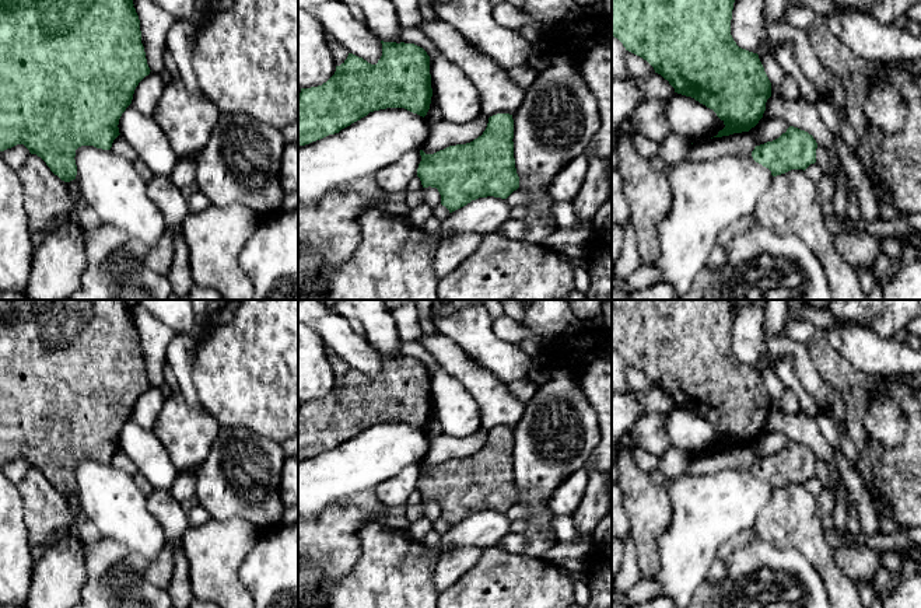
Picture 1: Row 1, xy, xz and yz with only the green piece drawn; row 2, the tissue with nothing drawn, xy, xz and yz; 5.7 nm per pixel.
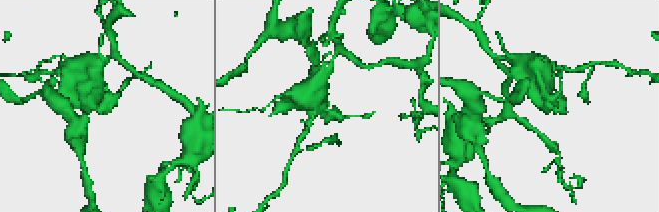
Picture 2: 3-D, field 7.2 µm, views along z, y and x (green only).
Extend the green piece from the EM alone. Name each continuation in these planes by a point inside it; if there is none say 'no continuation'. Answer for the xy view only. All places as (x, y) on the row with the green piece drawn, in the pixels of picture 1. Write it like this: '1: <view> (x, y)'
no continuation

